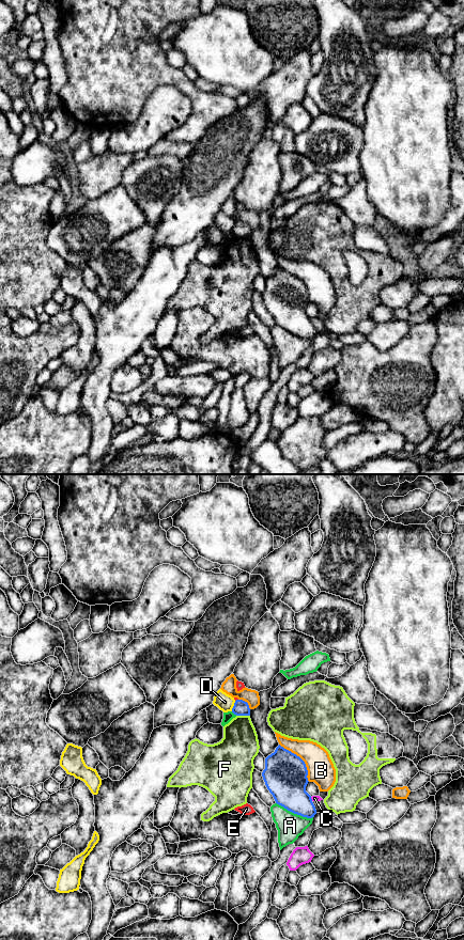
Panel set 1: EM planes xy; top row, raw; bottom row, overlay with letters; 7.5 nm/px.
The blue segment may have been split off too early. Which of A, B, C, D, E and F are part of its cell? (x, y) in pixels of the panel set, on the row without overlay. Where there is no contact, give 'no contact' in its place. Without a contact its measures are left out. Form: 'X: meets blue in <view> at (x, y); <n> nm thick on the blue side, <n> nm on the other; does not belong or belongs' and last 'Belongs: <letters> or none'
A: meets blue in xy at (294, 334); 300 nm thick on the blue side, 200 nm on the other; does not belong
B: meets blue in xy at (302, 281); 320 nm thick on the blue side, 200 nm on the other; does not belong
C: meets blue in xy at (311, 320); 320 nm thick on the blue side, 50 nm on the other; does not belong
D: meets blue in xy at (233, 228); 120 nm thick on the blue side, 130 nm on the other; does not belong
E: meets blue in xy at (236, 221); 120 nm thick on the blue side, 20 nm on the other; does not belong
F: meets blue in xy at (243, 236); 120 nm thick on the blue side, 280 nm on the other; does not belong
Belongs: none

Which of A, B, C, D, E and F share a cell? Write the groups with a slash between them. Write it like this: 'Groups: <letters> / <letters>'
Groups: A / B / C / D E / F

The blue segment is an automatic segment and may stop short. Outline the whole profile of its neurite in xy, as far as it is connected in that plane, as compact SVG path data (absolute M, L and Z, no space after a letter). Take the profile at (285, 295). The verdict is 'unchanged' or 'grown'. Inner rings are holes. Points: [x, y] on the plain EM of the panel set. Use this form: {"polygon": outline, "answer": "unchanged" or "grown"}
{"polygon": "M280 266L265 280L262 298L276 325L294 335L312 340L316 331L306 313L307 297L305 283Z", "answer": "unchanged"}

